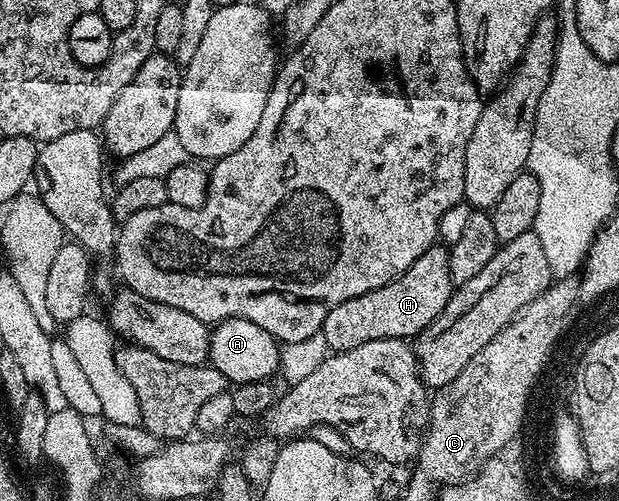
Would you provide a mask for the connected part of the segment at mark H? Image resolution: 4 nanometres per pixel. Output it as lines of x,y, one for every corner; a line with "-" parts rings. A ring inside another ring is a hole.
433,246
410,266
398,278
386,282
386,286
378,286
378,290
370,290
370,294
358,294
358,298
350,298
342,302
342,306
334,306
330,314
326,314
322,333
332,352
345,352
362,346
362,342
378,342
379,340
408,340
415,338
450,302
454,285
450,278
450,258
448,248

